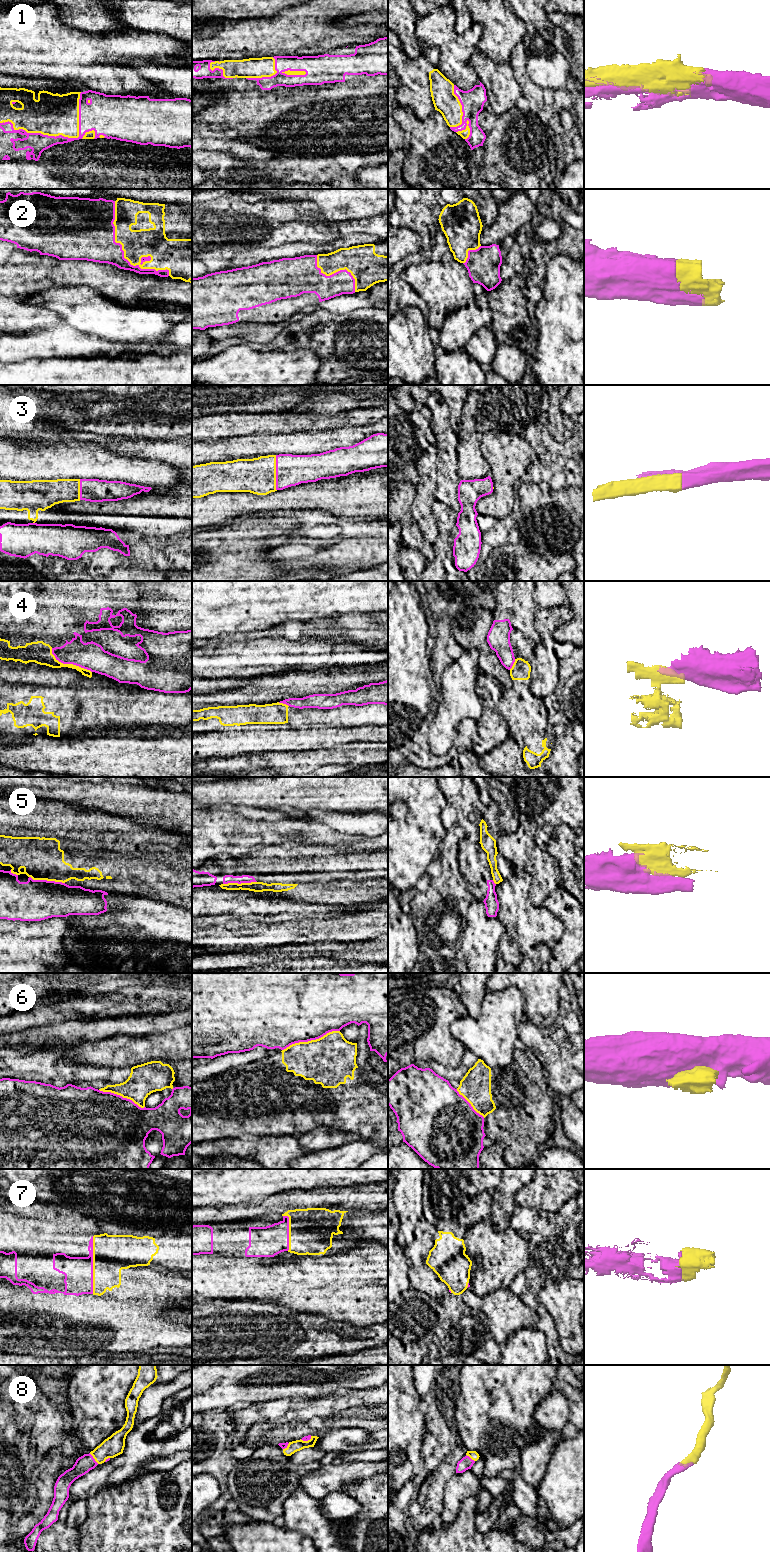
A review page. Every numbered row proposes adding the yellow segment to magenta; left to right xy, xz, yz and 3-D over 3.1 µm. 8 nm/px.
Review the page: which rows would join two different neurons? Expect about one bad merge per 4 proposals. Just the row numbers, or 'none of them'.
4, 5

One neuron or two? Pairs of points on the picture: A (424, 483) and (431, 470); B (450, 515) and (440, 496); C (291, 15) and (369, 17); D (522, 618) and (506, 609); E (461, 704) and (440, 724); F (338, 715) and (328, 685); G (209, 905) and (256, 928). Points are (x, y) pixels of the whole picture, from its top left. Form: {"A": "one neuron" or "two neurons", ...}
{"A": "one neuron", "B": "two neurons", "C": "two neurons", "D": "two neurons", "E": "one neuron", "F": "two neurons", "G": "two neurons"}

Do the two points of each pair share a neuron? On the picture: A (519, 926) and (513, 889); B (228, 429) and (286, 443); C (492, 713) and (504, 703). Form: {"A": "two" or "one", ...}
{"A": "one", "B": "two", "C": "two"}

